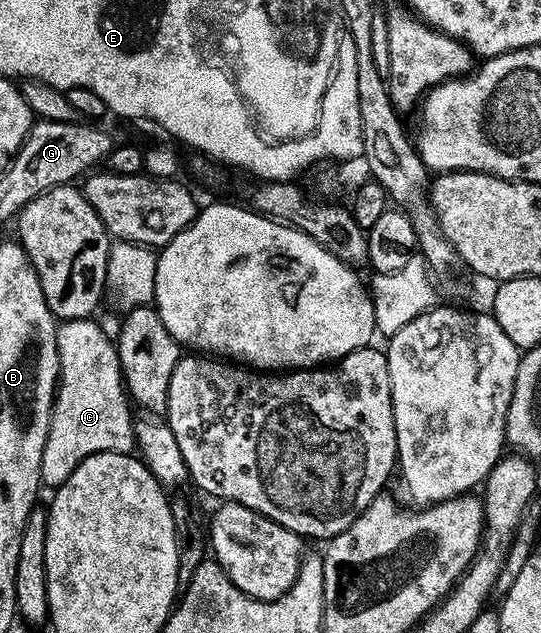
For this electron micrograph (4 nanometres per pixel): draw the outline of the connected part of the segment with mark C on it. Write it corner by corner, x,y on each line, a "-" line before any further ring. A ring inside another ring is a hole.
95,319
86,320
66,320
63,321
56,329
56,345
58,346
58,362
60,363
60,378
56,390
56,399
52,404
52,421
49,422
49,434
46,438
45,449
42,450
42,466
41,466
41,485
45,489
55,490
66,482
66,478
70,478
70,474
79,464
86,458
90,458
90,454
98,454
99,452
127,452
131,453
132,449
132,412
129,397
126,395
126,389
122,381
122,373
120,370
120,356
116,352
116,346
113,337
107,336
98,325

